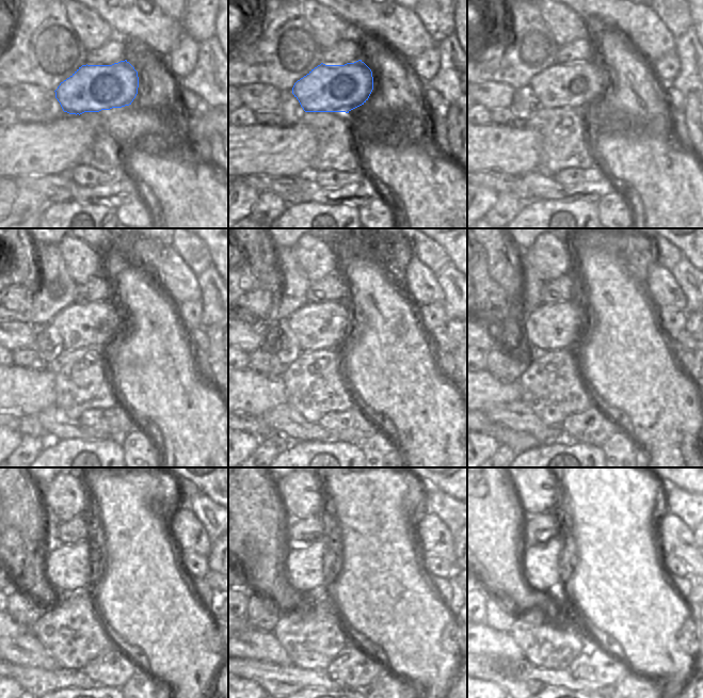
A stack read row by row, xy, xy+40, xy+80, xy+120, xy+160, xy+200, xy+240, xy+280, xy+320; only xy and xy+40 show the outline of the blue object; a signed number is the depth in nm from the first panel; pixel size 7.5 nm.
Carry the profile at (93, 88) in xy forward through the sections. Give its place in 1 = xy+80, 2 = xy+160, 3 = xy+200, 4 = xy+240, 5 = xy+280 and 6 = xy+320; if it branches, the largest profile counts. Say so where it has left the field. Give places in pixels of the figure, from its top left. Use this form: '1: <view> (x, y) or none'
1: xy+80 (576, 85)
2: xy+160 (325, 326)
3: xy+200 (549, 327)
4: xy+240 (67, 567)
5: xy+280 (305, 568)
6: xy+320 (541, 564)

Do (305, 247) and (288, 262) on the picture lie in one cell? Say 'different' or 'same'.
different

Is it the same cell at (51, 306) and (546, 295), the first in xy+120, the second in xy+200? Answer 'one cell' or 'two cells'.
two cells

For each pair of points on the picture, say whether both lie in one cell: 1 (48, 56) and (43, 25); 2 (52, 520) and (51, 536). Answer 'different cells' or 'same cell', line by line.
1: same cell
2: same cell

